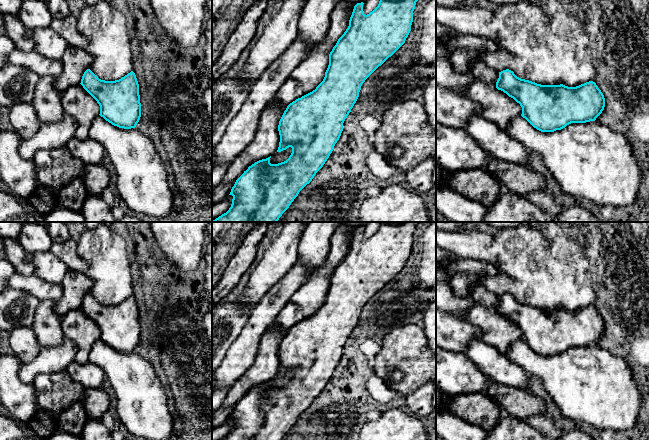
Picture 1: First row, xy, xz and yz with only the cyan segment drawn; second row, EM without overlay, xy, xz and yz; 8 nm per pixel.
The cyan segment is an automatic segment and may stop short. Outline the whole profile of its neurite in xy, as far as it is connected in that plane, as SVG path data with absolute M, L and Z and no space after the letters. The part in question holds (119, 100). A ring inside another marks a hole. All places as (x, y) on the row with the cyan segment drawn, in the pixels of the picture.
M87 69L80 83L97 101L100 116L114 126L135 128L141 117L139 84L133 71L119 80L99 79Z

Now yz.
M506 69L499 72L496 88L513 98L522 107L521 116L541 132L561 130L571 123L595 121L605 107L605 98L595 82L589 81L576 87L541 85L517 77Z

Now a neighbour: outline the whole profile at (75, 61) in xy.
M68 46L61 59L62 73L55 78L55 87L61 93L80 85L84 72L90 68L92 56L85 50Z

